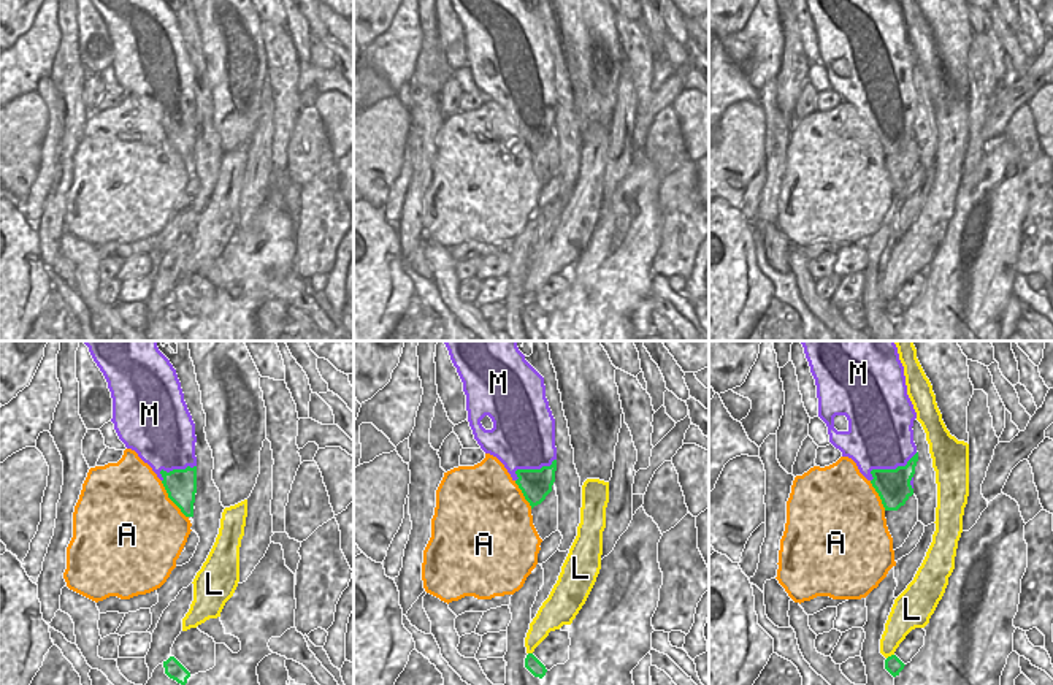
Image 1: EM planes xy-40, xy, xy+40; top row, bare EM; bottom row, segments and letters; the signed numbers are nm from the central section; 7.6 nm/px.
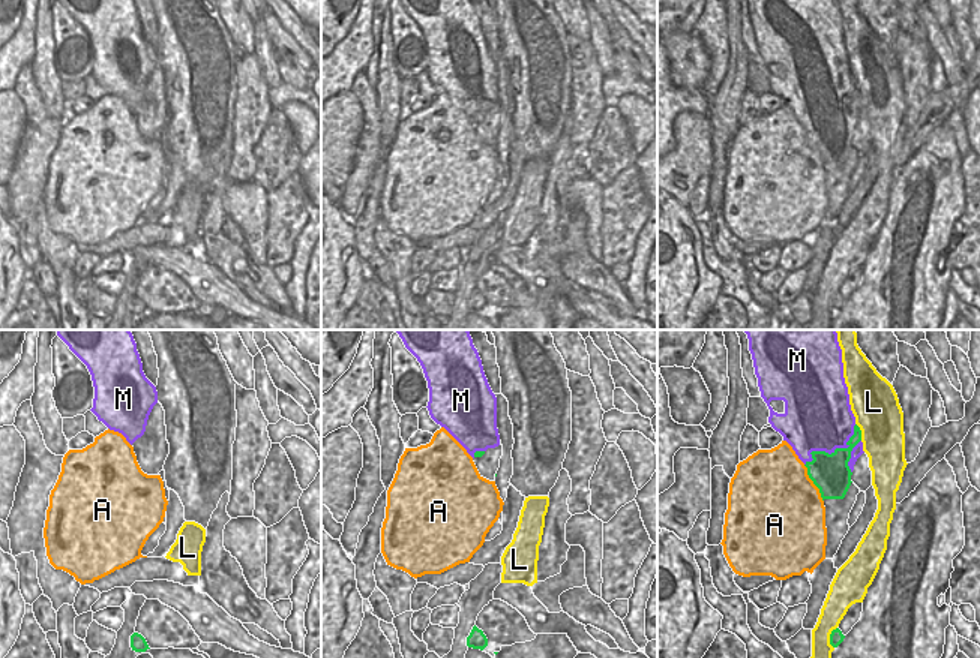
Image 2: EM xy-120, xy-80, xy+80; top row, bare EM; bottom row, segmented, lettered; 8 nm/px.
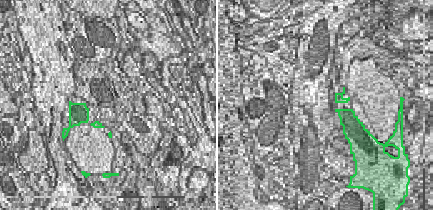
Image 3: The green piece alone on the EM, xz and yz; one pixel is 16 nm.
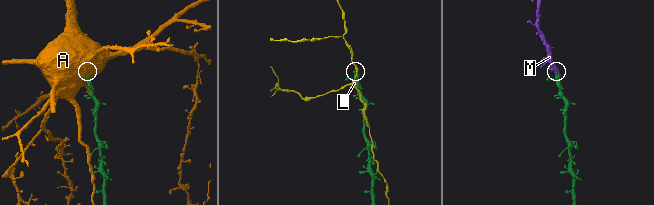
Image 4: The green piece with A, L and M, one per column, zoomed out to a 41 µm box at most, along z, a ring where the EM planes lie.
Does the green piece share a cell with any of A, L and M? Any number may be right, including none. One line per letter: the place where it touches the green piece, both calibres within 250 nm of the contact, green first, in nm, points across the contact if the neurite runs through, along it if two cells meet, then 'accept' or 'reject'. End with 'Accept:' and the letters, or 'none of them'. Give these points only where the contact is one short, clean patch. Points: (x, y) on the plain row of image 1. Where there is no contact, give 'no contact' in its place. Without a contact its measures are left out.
A: contact xy-40 (170, 143); calibres 240 and 500 nm; reject
L: contact xy+40 (892, 300); calibres 140 and 200 nm; reject
M: contact xy+40 (888, 114); calibres 260 and 480 nm; accept
Accept: M

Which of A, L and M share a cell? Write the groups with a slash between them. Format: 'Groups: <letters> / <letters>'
Groups: A / L / M.

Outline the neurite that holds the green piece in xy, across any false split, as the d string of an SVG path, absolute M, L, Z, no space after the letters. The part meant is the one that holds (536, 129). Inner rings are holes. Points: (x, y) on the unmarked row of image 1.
M450 0L463 27L468 67L485 98L496 101L531 154L552 136L555 63L544 22L525 0Z

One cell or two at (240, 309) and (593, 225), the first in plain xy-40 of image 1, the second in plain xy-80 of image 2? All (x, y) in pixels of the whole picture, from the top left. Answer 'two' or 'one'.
two

